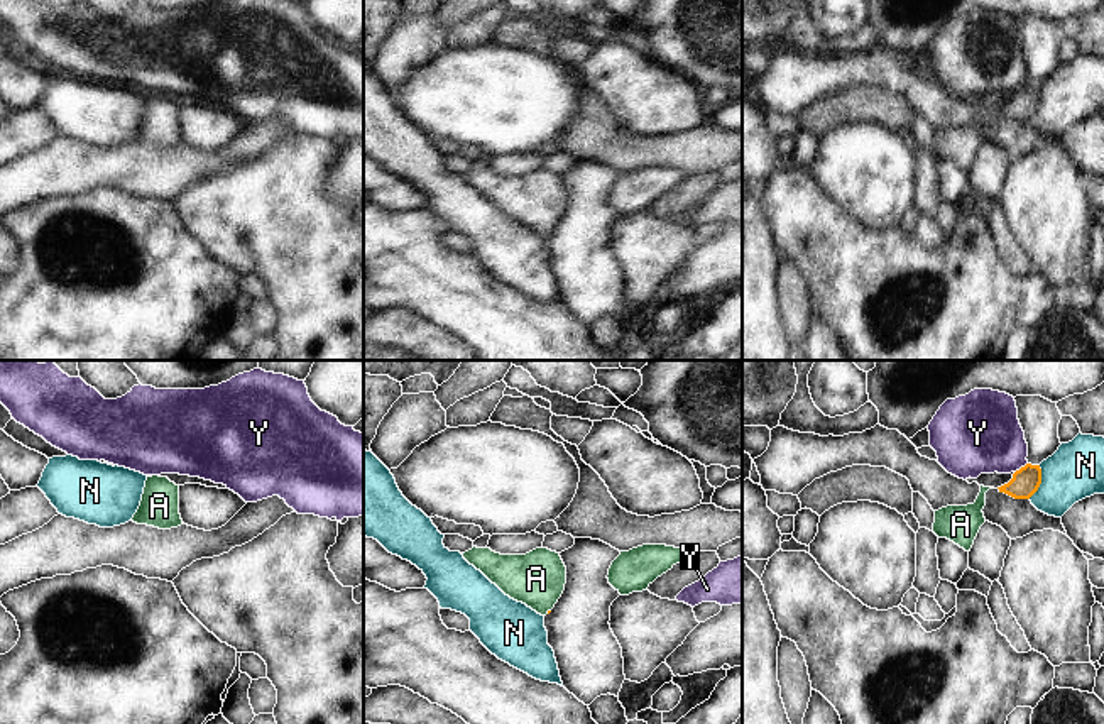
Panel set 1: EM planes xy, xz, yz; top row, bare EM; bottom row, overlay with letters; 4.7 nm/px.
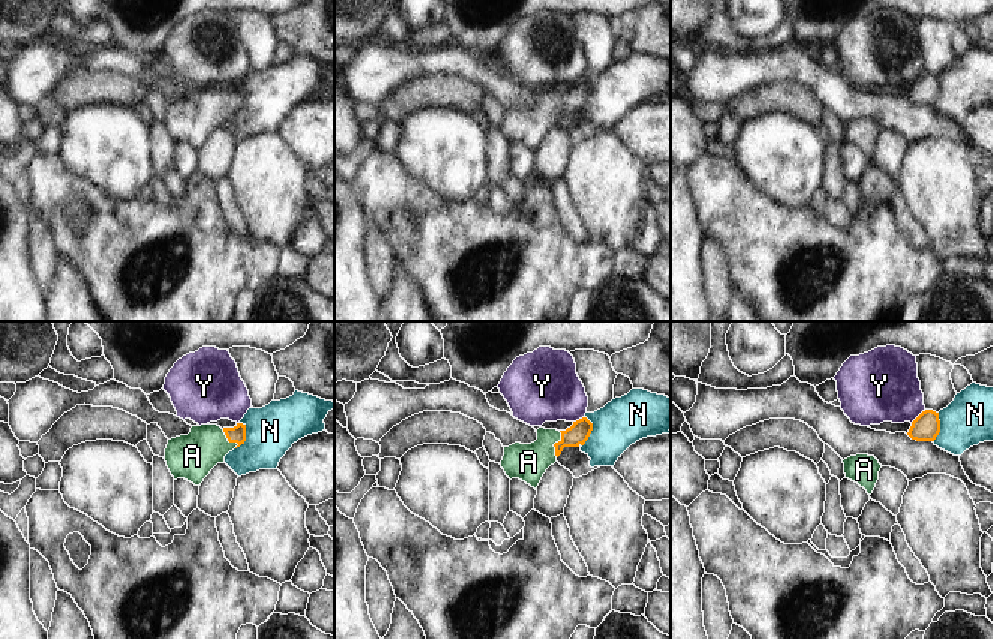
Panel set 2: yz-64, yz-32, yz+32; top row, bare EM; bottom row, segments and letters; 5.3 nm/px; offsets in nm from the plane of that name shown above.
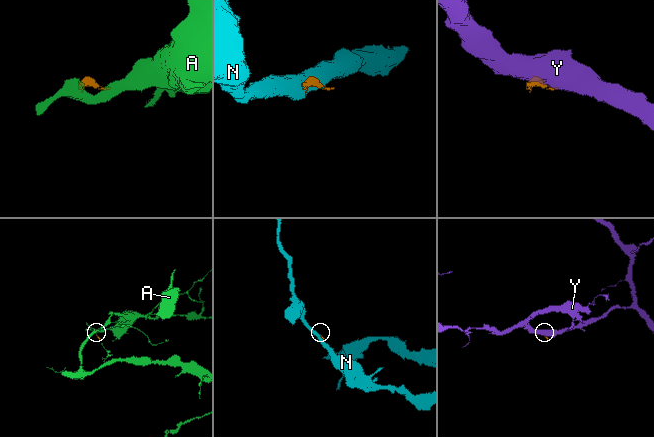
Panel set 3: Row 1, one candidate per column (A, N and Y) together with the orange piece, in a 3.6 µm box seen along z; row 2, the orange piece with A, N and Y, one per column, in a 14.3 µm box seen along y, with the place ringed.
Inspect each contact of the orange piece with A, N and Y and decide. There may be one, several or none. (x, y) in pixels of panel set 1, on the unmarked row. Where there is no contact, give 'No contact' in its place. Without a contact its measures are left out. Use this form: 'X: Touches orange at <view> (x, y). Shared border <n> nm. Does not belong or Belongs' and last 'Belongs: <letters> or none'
A: Touches orange at xz (548, 232). Shared border 30 nm. Belongs
N: Touches orange at yz (1040, 104). Shared border 170 nm. Does not belong
Y: Touches orange at yz (1022, 88). Shared border 80 nm. Does not belong
Belongs: A.

